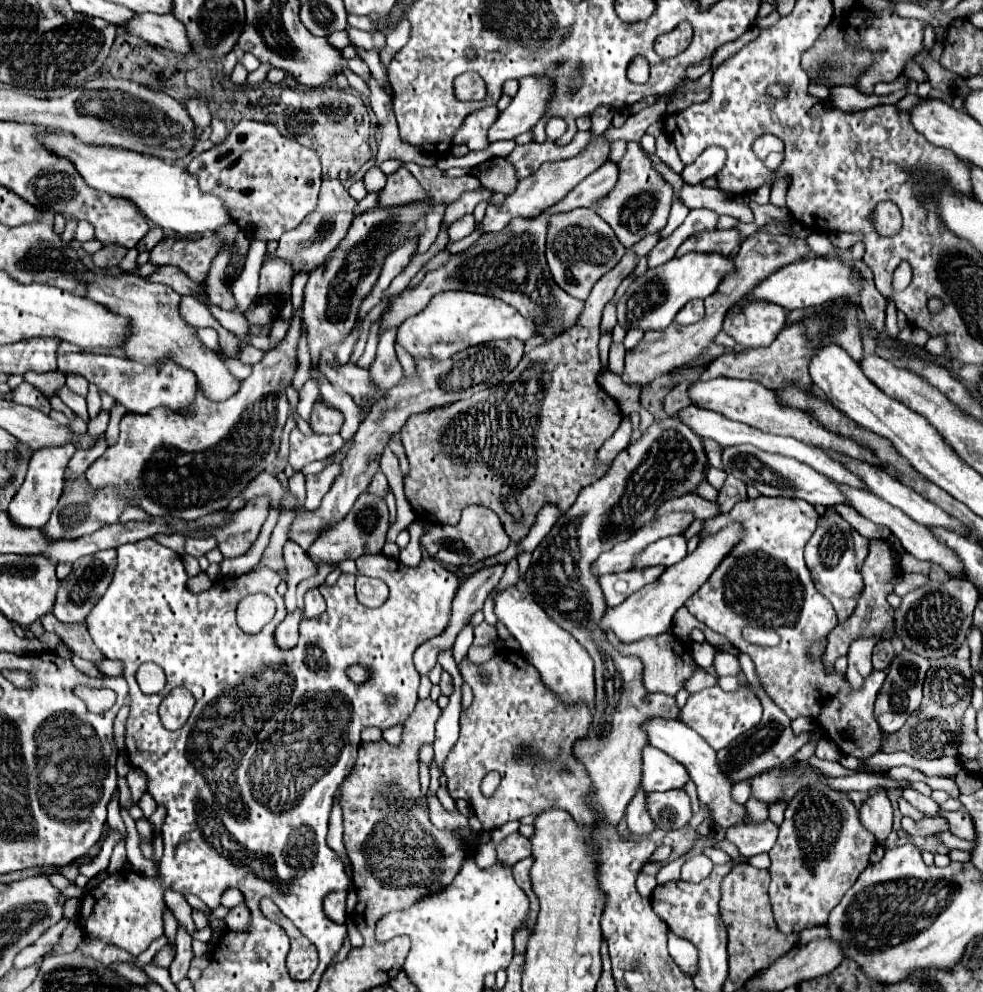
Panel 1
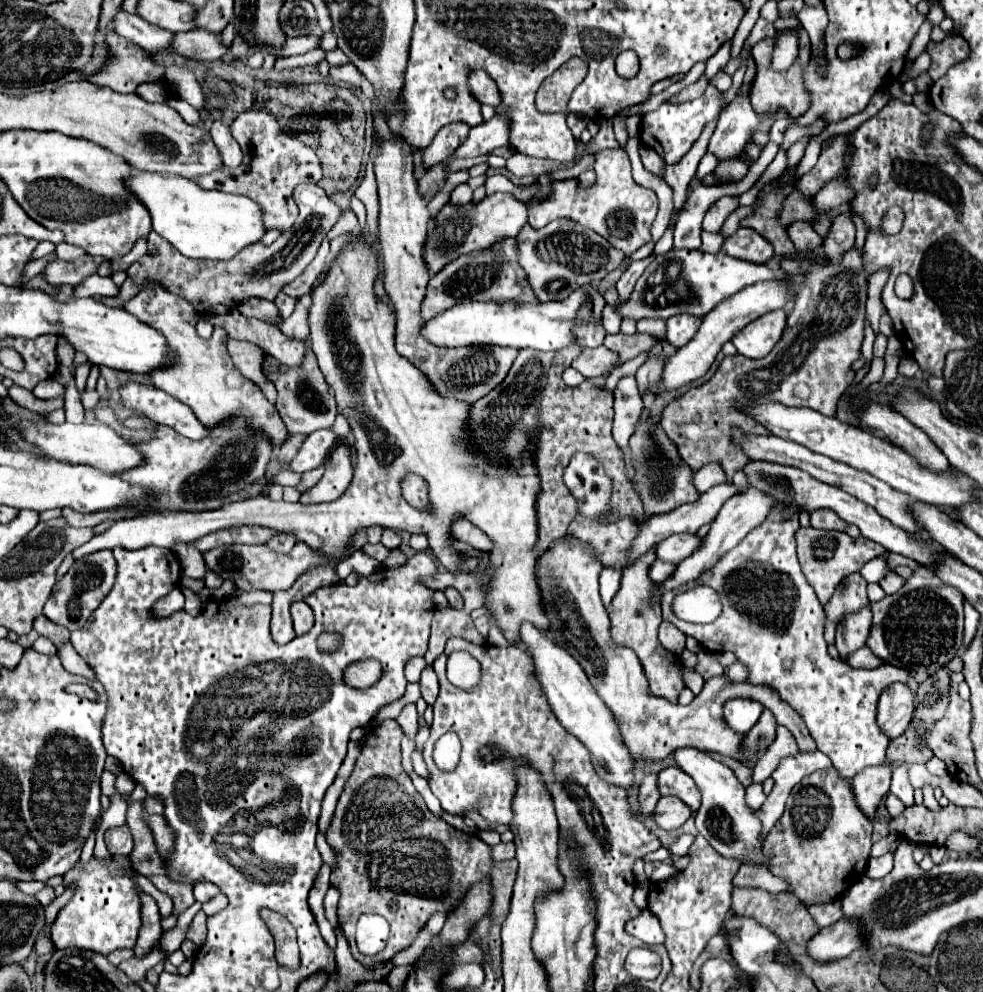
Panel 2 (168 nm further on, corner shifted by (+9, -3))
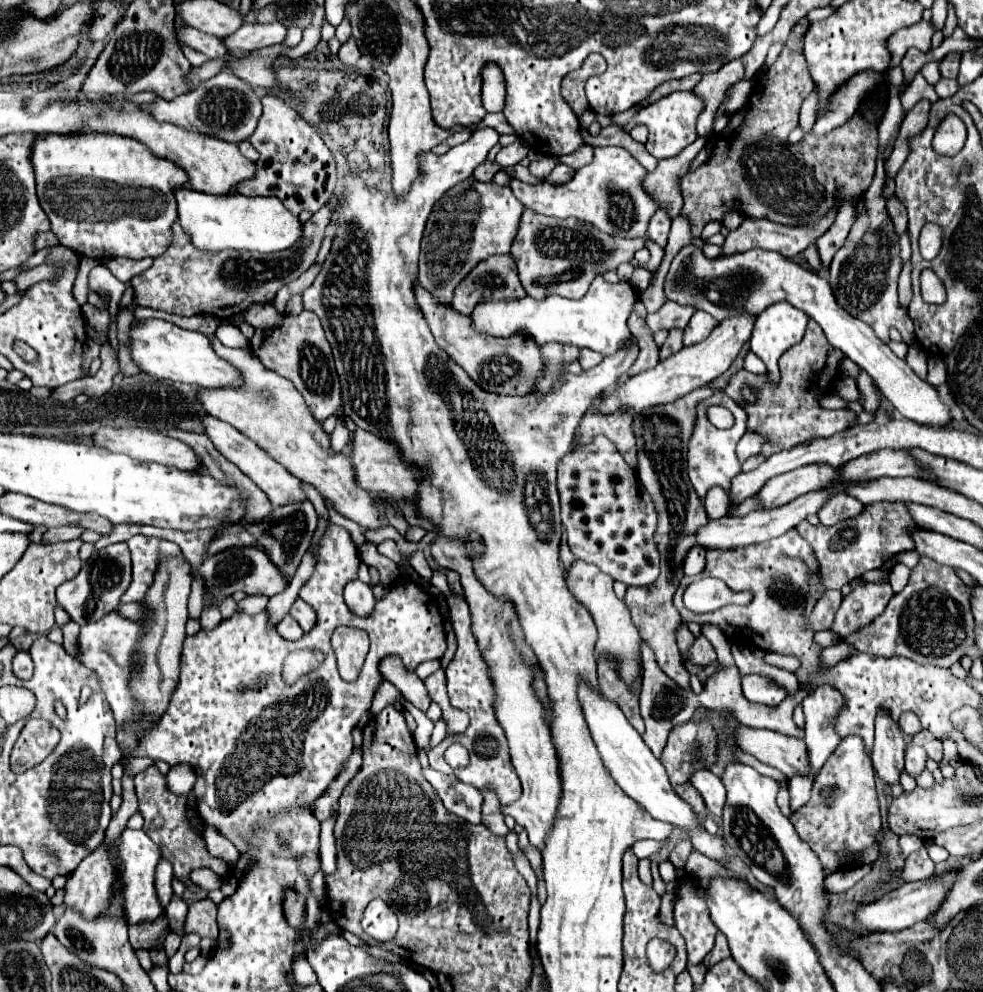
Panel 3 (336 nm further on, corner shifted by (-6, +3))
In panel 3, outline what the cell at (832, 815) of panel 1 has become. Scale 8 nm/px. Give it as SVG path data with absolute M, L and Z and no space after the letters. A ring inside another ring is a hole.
M847 736L827 758L827 764L815 776L811 800L795 810L791 822L797 834L817 852L827 874L839 870L839 850L863 850L875 844L875 832L881 828L881 814L875 790L875 772L869 750L859 736Z

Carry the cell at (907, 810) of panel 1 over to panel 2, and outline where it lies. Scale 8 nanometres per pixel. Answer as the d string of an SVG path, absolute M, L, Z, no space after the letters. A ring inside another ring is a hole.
M888 794L888 796L886 796L886 810L888 810L890 816L900 816L900 814L904 812L904 808L906 808L906 806L904 806L894 794Z

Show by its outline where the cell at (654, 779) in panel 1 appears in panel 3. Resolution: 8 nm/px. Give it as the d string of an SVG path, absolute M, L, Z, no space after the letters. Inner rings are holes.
M705 770L705 772L695 772L689 780L699 794L703 796L707 810L715 816L723 814L723 806L725 806L725 798L727 798L727 790L723 786L723 782L719 780L719 776L715 776L713 772Z

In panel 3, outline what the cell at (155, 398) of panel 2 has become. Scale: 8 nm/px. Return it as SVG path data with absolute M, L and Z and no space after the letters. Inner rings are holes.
M207 416L207 420L203 420L207 436L211 438L211 442L215 444L215 448L219 452L223 452L223 456L233 462L235 466L239 466L271 500L273 506L285 506L285 504L295 504L295 502L305 502L307 494L301 490L301 482L291 476L277 460L273 460L263 448L259 448L253 440L249 440L247 436L243 436L241 432L237 432L233 426L229 426L227 422L221 422L213 416Z

